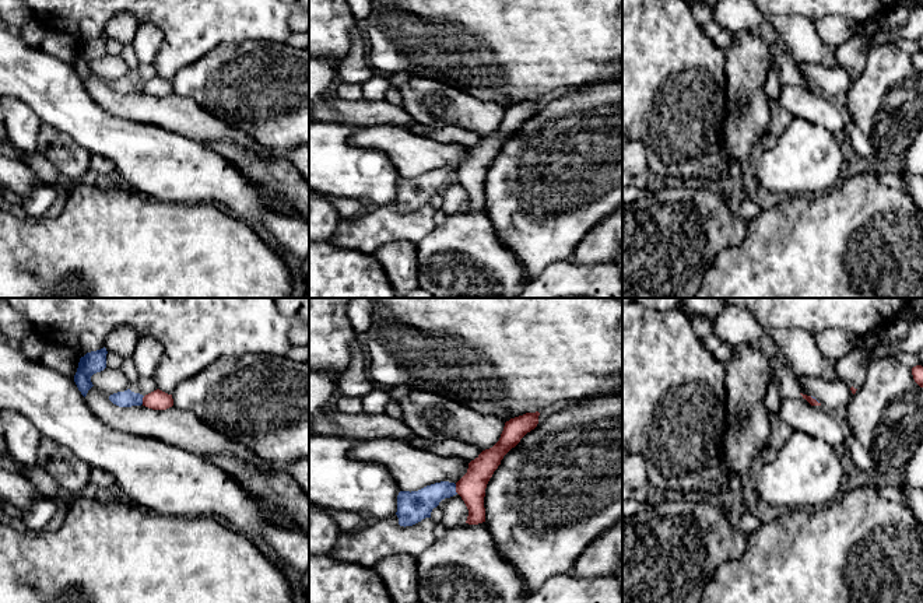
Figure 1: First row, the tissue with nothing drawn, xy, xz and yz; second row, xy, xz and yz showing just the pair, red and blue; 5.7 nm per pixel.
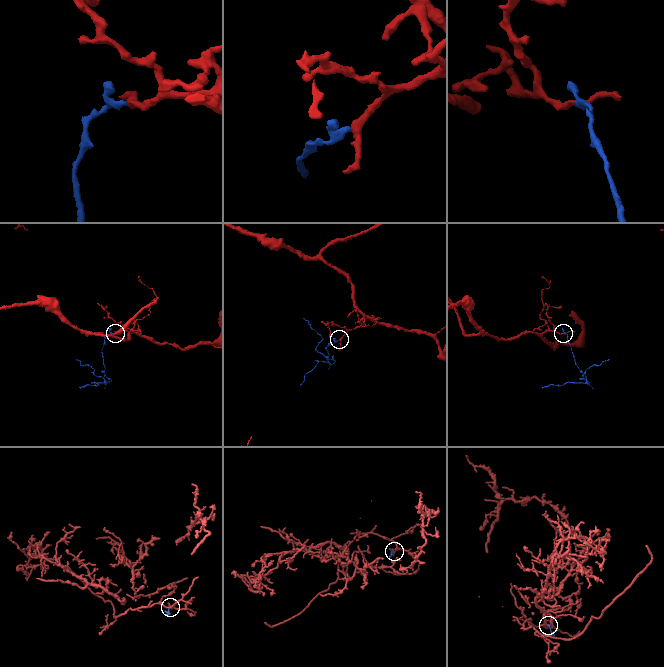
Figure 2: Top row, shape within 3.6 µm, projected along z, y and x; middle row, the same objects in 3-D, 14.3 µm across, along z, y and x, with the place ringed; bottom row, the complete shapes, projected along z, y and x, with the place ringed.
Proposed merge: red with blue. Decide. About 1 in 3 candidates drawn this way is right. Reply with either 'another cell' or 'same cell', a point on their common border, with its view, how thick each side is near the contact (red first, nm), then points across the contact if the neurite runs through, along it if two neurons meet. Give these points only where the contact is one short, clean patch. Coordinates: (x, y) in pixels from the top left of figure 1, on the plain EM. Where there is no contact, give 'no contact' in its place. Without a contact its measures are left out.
same cell; meets red in xz at (456, 175); 160 nm thick on the red side, 170 nm on the other; runs through xz (471, 174), (456, 175), (437, 178), (417, 192)

